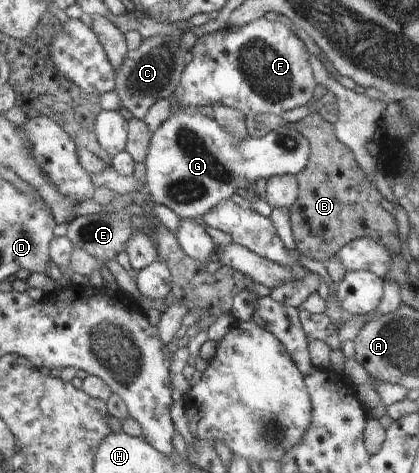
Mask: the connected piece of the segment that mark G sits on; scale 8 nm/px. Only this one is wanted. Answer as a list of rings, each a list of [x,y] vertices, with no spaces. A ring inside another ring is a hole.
[[[179,108],[167,121],[159,125],[159,129],[152,133],[145,159],[145,182],[149,188],[151,200],[155,204],[163,205],[173,211],[181,219],[201,218],[221,201],[230,200],[236,189],[247,189],[259,179],[269,180],[271,177],[296,175],[307,167],[309,159],[309,141],[301,133],[284,125],[267,133],[265,137],[250,137],[243,141],[233,137],[231,131],[225,131],[213,119],[195,111],[187,113],[185,108]]]

